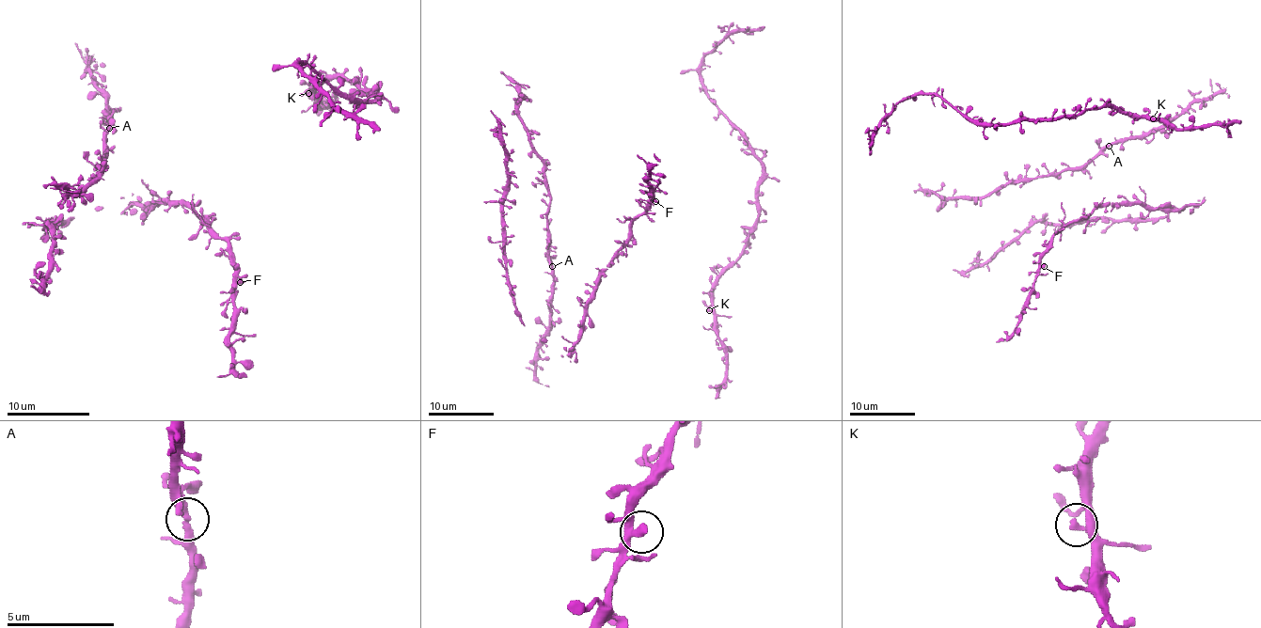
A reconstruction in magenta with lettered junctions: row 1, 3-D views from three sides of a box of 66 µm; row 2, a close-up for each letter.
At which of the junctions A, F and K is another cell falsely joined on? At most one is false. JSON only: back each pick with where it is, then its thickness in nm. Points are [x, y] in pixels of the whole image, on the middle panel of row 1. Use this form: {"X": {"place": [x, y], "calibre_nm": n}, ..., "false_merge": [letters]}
{"false_merge": []}

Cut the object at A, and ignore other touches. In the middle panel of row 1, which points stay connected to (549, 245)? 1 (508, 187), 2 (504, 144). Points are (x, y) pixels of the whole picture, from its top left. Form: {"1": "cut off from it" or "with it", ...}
{"1": "cut off from it", "2": "cut off from it"}

